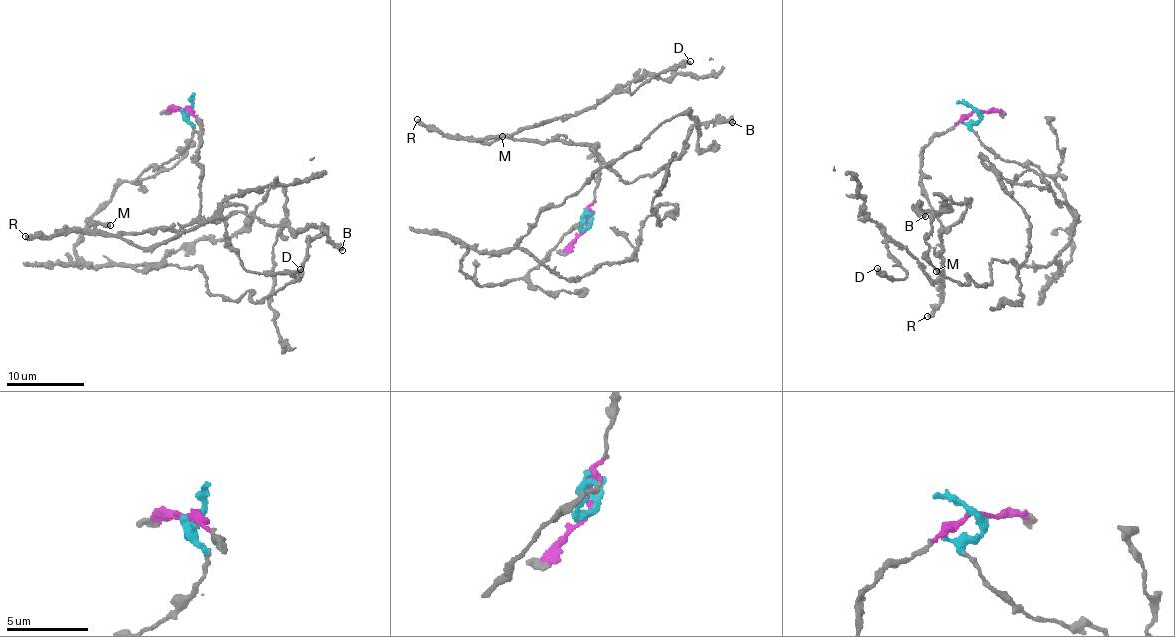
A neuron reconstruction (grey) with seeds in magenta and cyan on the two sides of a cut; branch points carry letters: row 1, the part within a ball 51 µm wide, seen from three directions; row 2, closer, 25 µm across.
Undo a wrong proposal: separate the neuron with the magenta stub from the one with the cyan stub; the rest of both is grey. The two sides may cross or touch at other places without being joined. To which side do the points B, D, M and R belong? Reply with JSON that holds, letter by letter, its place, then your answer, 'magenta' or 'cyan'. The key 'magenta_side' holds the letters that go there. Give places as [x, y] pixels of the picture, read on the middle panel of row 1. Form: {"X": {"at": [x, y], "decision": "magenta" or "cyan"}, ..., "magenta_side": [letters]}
{"B": {"at": [732, 122], "decision": "magenta"}, "D": {"at": [690, 61], "decision": "magenta"}, "M": {"at": [502, 136], "decision": "magenta"}, "R": {"at": [417, 119], "decision": "magenta"}, "magenta_side": ["B", "D", "M", "R"]}

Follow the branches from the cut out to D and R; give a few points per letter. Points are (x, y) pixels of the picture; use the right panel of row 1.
D: (978, 111), (922, 152), (941, 277), (936, 282), (890, 241), (887, 257), (906, 277), (877, 268)
R: (978, 111), (942, 132), (922, 152), (922, 195), (940, 226), (942, 294), (938, 308), (927, 316)

